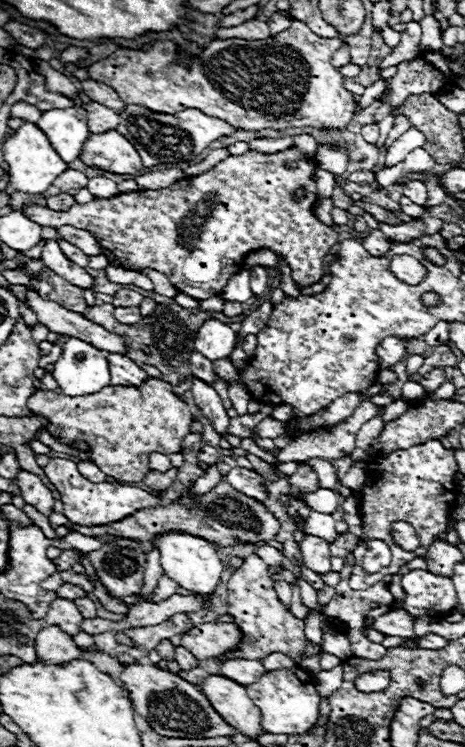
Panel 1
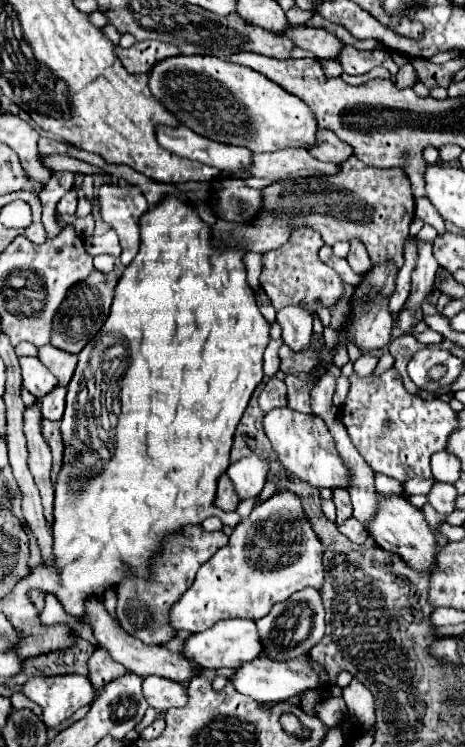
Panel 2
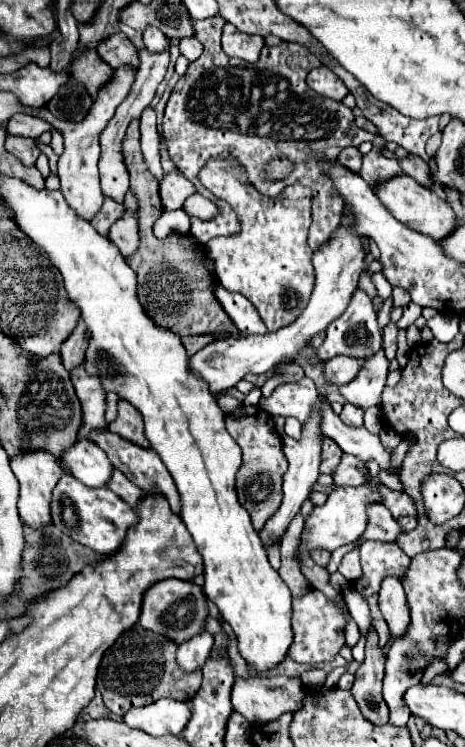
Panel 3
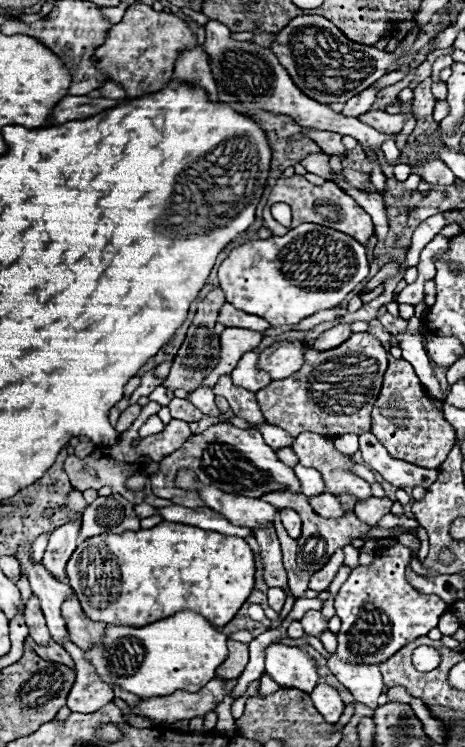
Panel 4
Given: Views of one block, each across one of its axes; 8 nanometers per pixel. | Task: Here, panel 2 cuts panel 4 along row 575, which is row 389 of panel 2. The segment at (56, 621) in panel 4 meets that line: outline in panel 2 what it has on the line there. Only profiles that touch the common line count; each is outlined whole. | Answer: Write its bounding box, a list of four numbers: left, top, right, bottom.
[20,356,56,398]

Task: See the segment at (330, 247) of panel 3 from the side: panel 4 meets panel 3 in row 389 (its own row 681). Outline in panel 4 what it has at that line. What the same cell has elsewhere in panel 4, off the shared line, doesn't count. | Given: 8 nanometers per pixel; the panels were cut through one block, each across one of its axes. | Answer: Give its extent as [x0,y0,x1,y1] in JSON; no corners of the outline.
[132,676,226,724]

